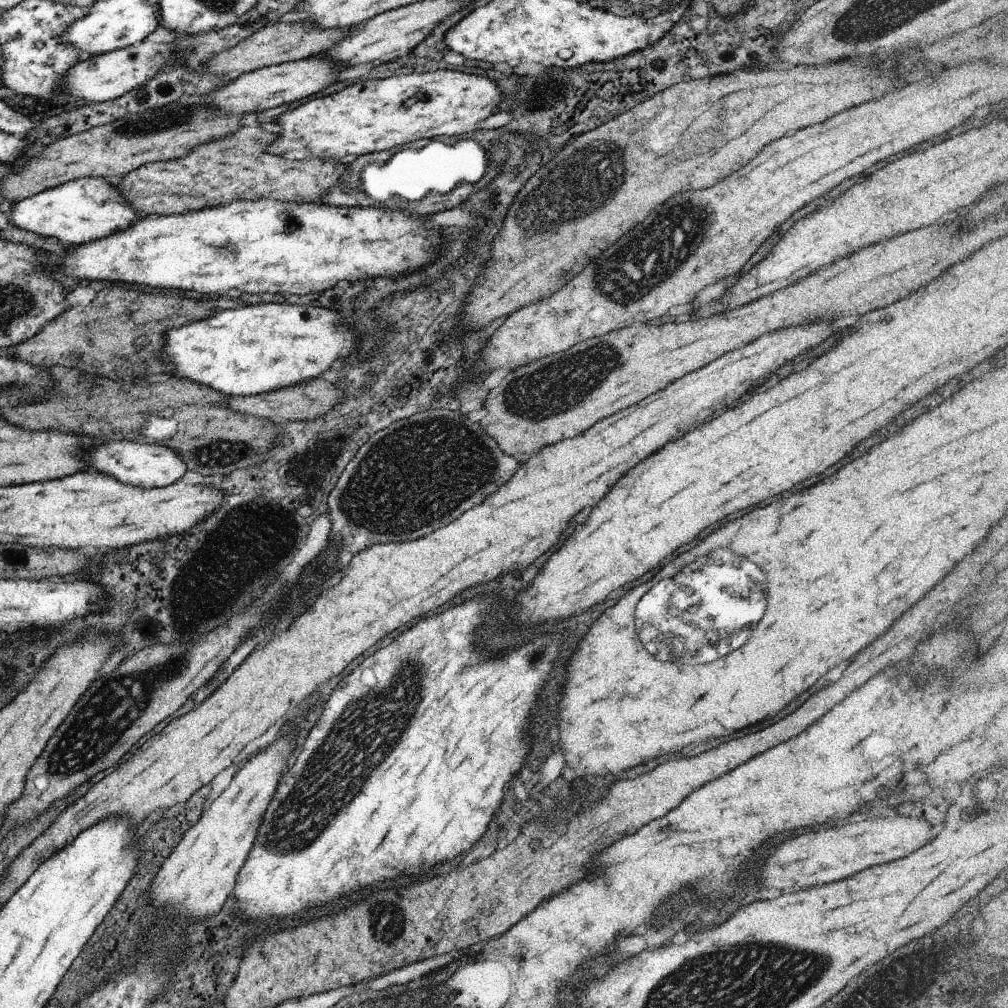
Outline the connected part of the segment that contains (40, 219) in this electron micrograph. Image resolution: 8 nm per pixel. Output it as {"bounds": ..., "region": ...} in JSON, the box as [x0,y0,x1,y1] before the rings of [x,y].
{"bounds":[10,177,144,246],"region":[[[86,177],[26,197],[12,206],[10,222],[40,236],[55,236],[66,242],[67,246],[100,240],[104,236],[110,236],[110,232],[124,232],[130,224],[136,224],[144,216],[136,212],[136,208],[132,208],[128,200],[124,200],[113,181],[115,179]]]}

